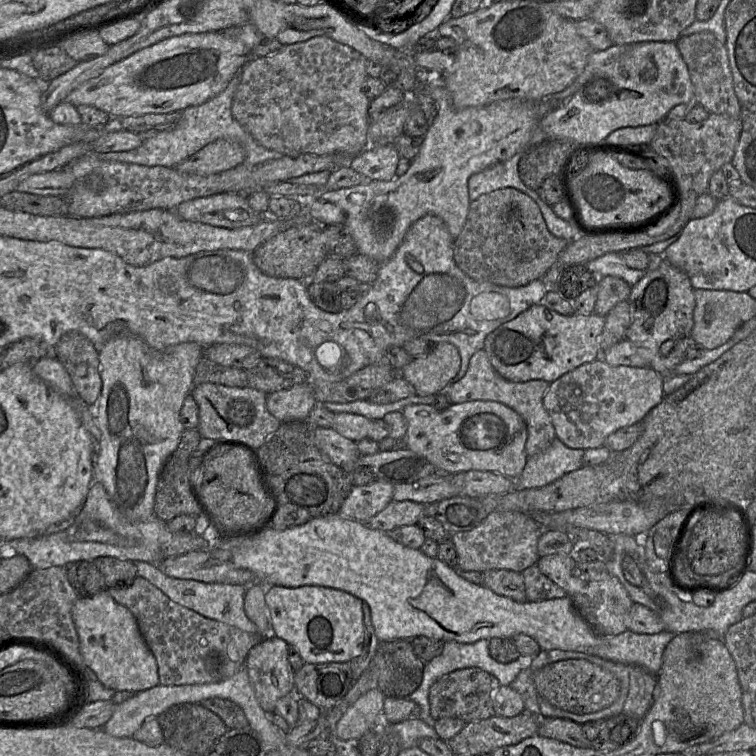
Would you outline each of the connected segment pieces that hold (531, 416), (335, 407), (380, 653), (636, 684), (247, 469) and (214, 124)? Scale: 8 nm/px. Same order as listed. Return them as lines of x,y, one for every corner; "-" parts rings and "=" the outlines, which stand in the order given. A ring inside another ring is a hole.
484,350
475,352
469,362
465,375
452,381
442,393
446,394
453,404
469,401
486,400
500,402
517,412
527,427
526,453
532,456
545,451
556,437
551,417
543,405
543,398
550,383
545,380
513,382
503,378
493,367
=
435,395
430,396
410,396
396,402
377,404
368,400
357,400
348,403
321,403
333,413
352,413
365,416
371,420
383,419
384,416
392,411
403,411
405,406
410,404
428,404
431,405
=
410,639
379,641
376,653
368,664
370,679
384,697
408,699
422,683
424,662
415,654
=
587,654
587,661
610,671
620,682
620,694
609,707
587,714
590,721
626,715
642,720
654,700
657,677
642,667
=
217,442
204,456
201,466
192,472
192,495
196,495
207,510
219,540
227,541
239,536
251,537
262,531
266,522
265,515
271,510
272,502
261,487
260,471
255,454
231,442
=
242,68
232,77
227,87
212,99
190,106
182,111
177,124
165,131
155,132
144,138
142,144
133,150
98,154
101,158
123,163
133,163
145,166
175,167
199,151
205,145
218,139
239,143
245,151
244,162
248,166
256,166
283,156
281,153
269,150
260,145
233,117
232,101
241,80

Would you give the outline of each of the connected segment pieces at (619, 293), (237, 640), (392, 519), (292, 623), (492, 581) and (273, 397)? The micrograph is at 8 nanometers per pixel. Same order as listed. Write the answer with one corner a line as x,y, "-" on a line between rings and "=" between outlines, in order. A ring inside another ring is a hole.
605,276
600,279
596,287
594,314
605,317
618,303
628,301
632,286
619,277
=
137,576
127,588
106,588
108,594
125,606
136,618
140,633
155,657
159,683
163,686
199,685
222,682
232,677
243,666
249,650
262,640
257,633
206,618
170,600
162,591
143,577
=
392,500
365,523
370,528
388,532
397,527
416,525
424,515
425,504
411,500
=
280,585
263,586
266,586
265,602
269,608
275,636
283,639
288,645
292,645
304,663
349,663
361,653
364,638
361,599
346,591
324,586
304,585
294,588
=
489,570
483,574
483,585
496,595
509,598
515,602
526,602
523,575
509,570
=
309,383
294,385
267,395
268,411
281,423
306,420
317,400

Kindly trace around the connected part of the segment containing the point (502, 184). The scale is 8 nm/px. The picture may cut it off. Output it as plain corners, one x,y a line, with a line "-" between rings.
523,152
516,153
504,162
473,174
468,180
470,202
473,202
483,194
508,187
517,189
534,200
533,196
528,194
526,185
519,177
518,163
522,154

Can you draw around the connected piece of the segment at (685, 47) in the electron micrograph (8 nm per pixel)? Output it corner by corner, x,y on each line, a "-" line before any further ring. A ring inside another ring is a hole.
701,31
683,34
675,42
688,68
694,89
694,101
702,105
710,114
741,119
741,104
735,94
729,58
725,44
713,33

